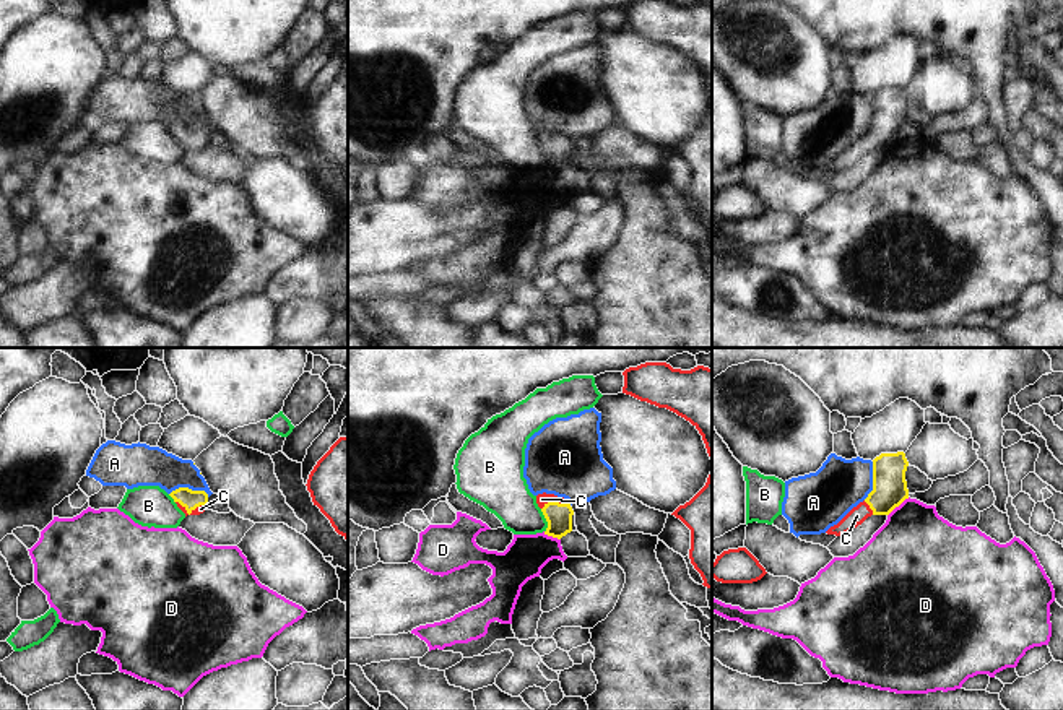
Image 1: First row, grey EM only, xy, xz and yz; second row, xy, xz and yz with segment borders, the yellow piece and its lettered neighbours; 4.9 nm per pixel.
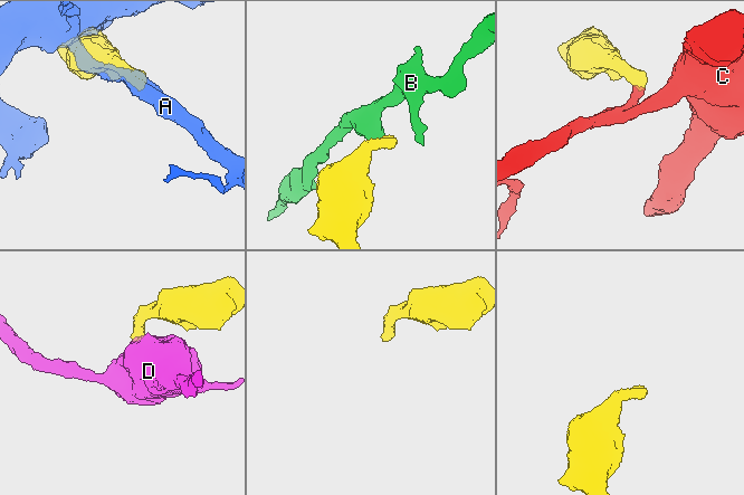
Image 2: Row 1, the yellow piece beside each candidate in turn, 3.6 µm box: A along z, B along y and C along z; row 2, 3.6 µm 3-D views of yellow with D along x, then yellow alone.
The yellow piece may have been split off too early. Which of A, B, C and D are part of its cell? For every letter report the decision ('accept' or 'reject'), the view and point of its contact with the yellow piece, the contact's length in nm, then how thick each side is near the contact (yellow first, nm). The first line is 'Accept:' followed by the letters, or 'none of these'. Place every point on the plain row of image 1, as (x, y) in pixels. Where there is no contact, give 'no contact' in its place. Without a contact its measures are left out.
Accept: C
A: reject; contact xy (187, 124); length 200 nm; calibres 100 and 200 nm
B: reject; contact xz (546, 156); length 120 nm; calibres 130 and 240 nm
C: accept; contact xz (555, 138); length 140 nm; calibres 130 and 60 nm
D: reject; contact yz (898, 142); length 140 nm; calibres 180 and 420 nm

